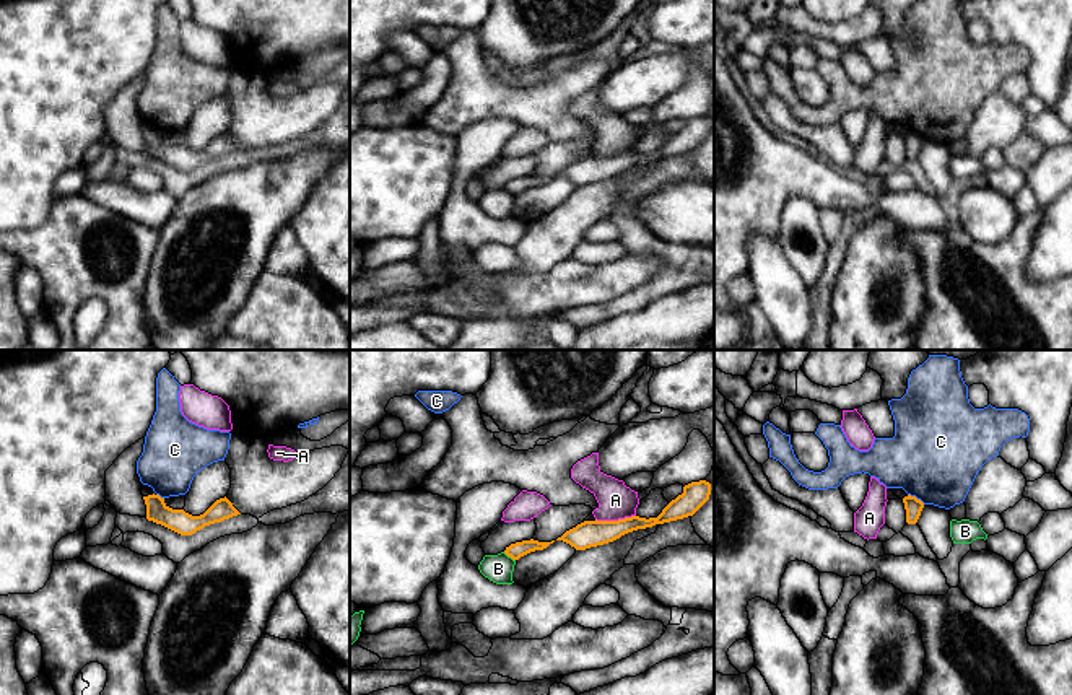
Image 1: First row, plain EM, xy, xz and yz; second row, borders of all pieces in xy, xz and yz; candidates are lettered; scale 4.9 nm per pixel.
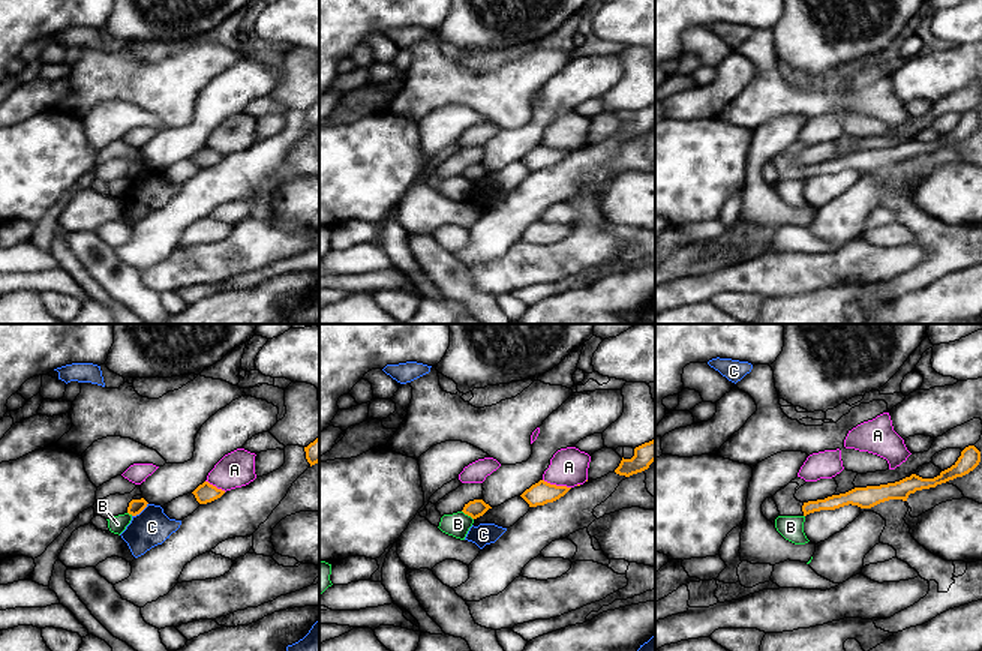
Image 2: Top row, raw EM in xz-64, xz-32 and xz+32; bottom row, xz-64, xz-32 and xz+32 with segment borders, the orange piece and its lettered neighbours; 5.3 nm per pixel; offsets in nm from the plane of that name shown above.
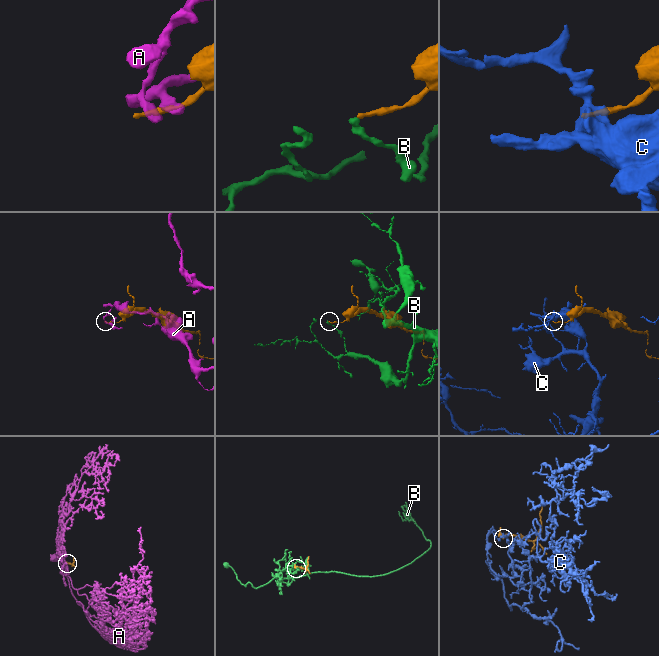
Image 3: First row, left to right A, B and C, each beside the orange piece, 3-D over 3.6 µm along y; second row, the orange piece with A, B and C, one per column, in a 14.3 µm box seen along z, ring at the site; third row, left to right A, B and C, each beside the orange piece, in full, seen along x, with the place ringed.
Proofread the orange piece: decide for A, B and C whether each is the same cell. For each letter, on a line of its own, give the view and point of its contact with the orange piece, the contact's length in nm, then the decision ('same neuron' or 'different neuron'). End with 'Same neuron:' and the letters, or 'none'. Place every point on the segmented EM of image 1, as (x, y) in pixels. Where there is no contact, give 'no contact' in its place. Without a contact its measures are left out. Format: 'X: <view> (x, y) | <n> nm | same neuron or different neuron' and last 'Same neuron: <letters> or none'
A: xz (615, 521) | 200 nm | different neuron
B: xz (509, 555) | 80 nm | different neuron
C: yz (915, 497) | 100 nm | different neuron
Same neuron: none

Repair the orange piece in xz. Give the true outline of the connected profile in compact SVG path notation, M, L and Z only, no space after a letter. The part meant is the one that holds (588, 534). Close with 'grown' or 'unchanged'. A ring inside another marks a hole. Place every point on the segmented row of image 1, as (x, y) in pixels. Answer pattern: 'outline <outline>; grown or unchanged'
outline M706 480L691 482L683 487L683 493L672 500L657 518L631 516L618 521L584 521L566 531L556 540L563 540L576 550L604 545L620 539L621 535L693 516L711 495L711 483Z; unchanged

